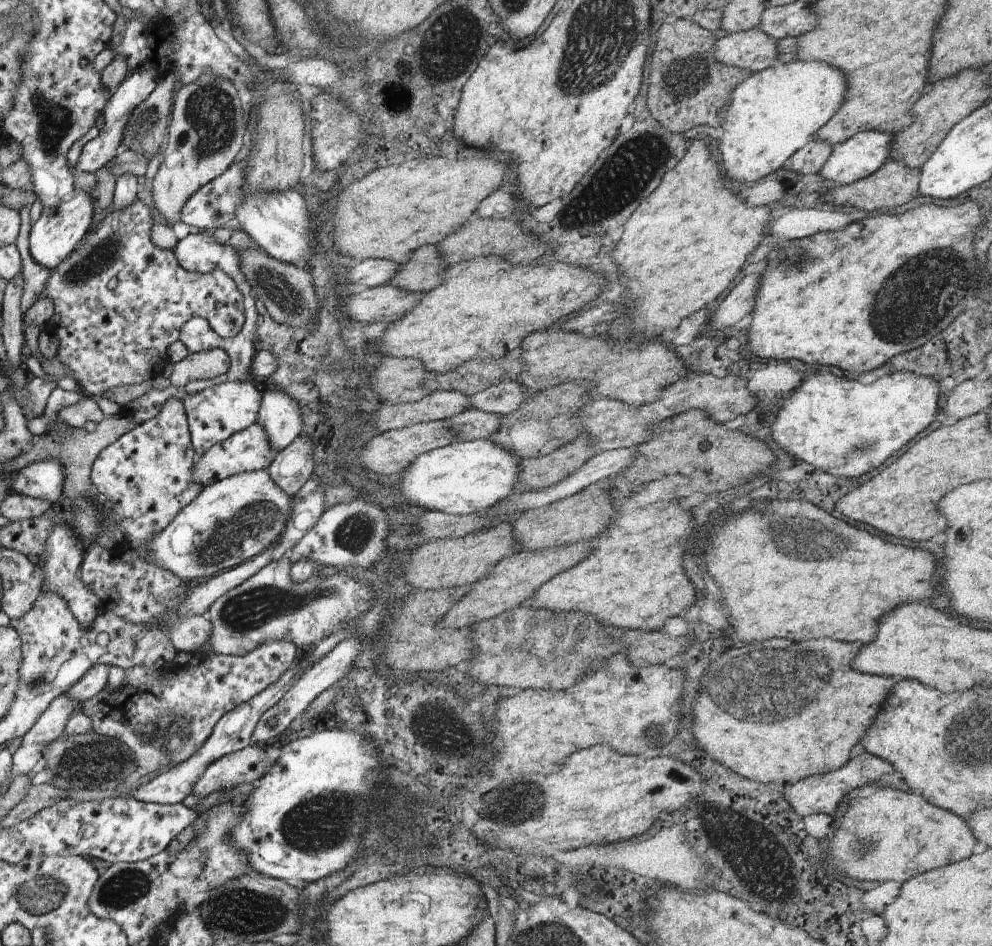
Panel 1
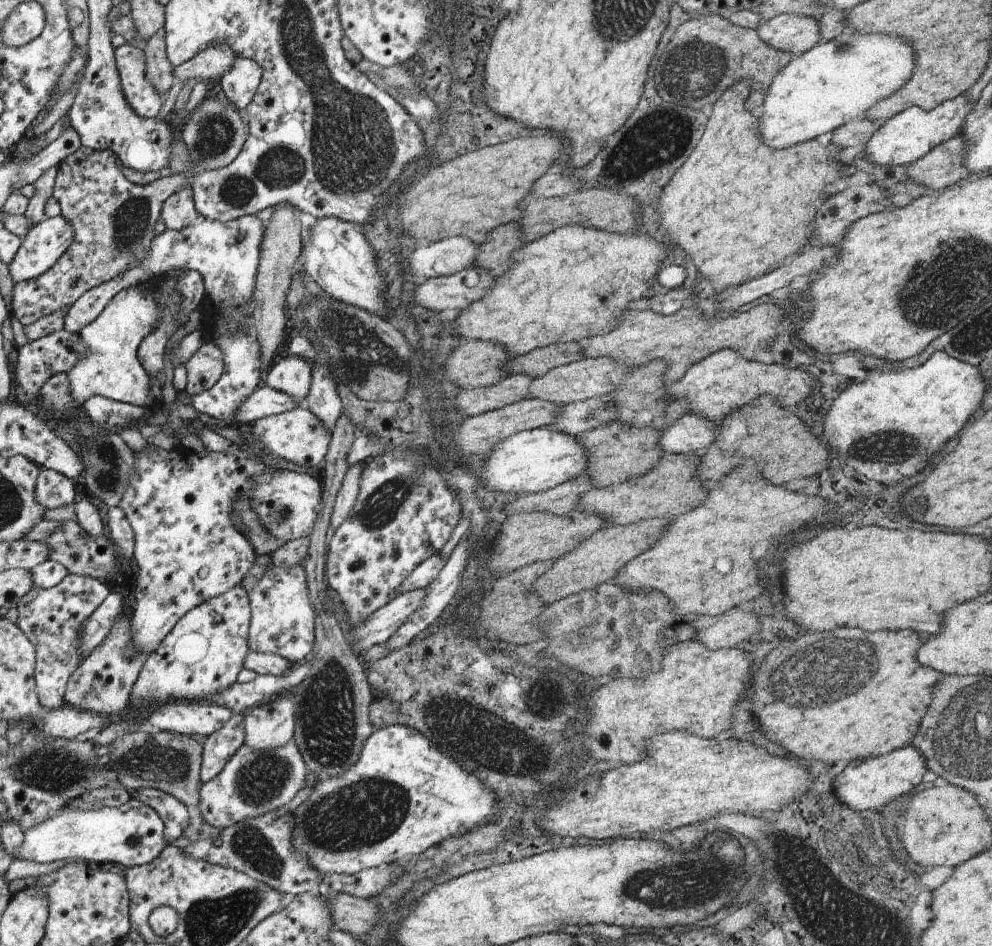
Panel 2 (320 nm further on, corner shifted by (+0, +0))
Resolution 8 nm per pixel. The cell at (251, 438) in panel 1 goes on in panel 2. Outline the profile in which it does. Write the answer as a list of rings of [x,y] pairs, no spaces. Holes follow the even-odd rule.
[[[298,406],[294,410],[279,415],[258,419],[248,428],[257,441],[263,442],[265,452],[306,468],[318,466],[325,459],[333,436],[332,430],[327,429],[321,419],[305,406]]]

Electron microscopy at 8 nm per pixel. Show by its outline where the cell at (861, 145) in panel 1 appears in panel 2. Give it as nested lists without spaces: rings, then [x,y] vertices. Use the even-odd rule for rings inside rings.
[[[962,93],[952,100],[935,106],[931,111],[925,111],[919,106],[904,109],[895,117],[885,121],[872,135],[866,145],[866,158],[882,166],[909,166],[935,146],[962,134],[963,124],[973,106],[965,93]]]

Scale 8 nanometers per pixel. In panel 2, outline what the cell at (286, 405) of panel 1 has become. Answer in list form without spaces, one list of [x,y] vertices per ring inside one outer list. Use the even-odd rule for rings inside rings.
[[[285,353],[283,358],[266,369],[264,379],[269,387],[289,394],[304,406],[311,387],[312,368],[313,363],[308,360]]]

